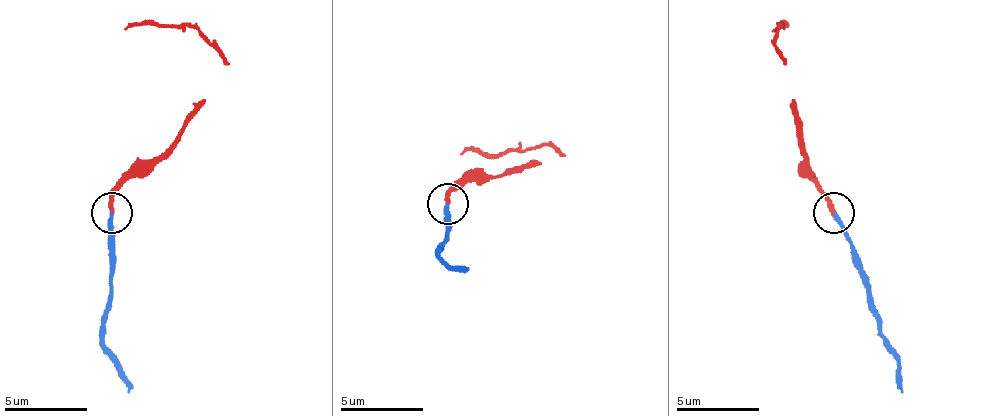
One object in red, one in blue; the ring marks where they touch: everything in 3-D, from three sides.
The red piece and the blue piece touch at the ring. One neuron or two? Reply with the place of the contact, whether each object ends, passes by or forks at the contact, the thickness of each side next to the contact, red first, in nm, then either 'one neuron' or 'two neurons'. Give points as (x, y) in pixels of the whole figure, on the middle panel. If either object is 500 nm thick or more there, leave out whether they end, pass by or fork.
at (448, 203); red ends there; blue ends there; 280 nm thick on the red side, 240 nm on the other; one neuron

